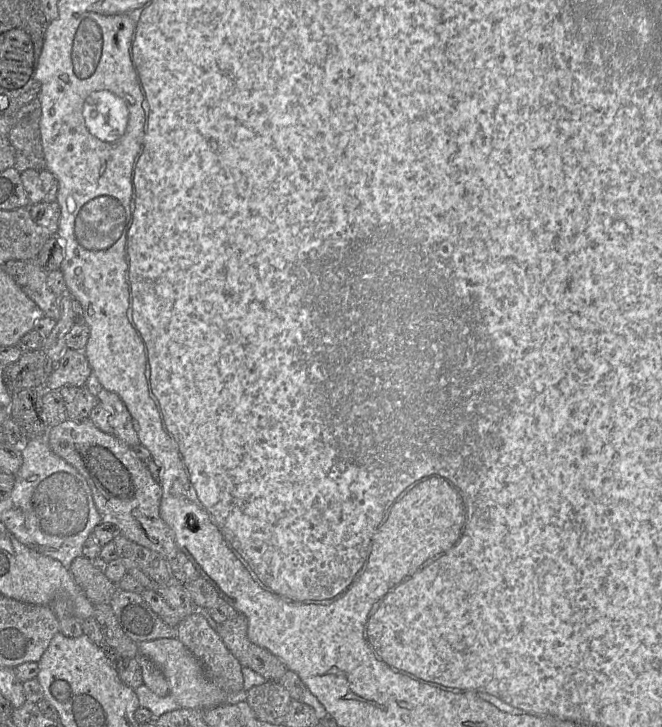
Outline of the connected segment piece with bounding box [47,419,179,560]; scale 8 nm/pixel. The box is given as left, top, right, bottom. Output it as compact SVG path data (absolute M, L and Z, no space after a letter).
M66 419L54 427L49 427L47 437L53 453L72 465L85 478L101 522L115 526L118 534L167 560L176 555L179 549L174 534L160 514L161 484L152 476L145 463L134 454L131 447L120 441L113 433L100 430L90 419Z

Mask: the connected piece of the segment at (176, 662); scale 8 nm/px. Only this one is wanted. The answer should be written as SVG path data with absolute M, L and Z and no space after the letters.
M160 638L137 643L139 653L152 660L162 671L168 681L170 695L181 708L204 711L225 704L236 704L245 701L247 691L227 694L220 687L212 683L205 675L200 661L177 638Z

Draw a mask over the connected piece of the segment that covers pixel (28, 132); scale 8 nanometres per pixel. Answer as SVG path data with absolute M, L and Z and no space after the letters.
M39 97L23 106L13 118L8 140L15 149L14 167L21 173L27 169L46 169L41 141L40 121L42 107Z

